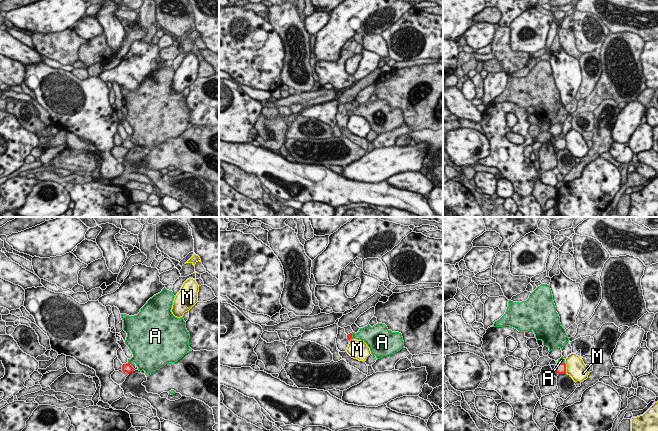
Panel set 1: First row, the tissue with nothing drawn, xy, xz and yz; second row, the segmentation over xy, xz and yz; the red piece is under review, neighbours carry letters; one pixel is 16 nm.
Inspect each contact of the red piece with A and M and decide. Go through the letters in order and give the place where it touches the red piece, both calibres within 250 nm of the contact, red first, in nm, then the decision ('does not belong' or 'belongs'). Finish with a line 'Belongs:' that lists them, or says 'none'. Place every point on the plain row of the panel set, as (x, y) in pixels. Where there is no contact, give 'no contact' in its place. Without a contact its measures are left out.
A: meets red in xz at (351, 111); 90 nm thick on the red side, 240 nm on the other; does not belong
M: meets red in yz at (565, 143); 180 nm thick on the red side, 320 nm on the other; does not belong
Belongs: none

